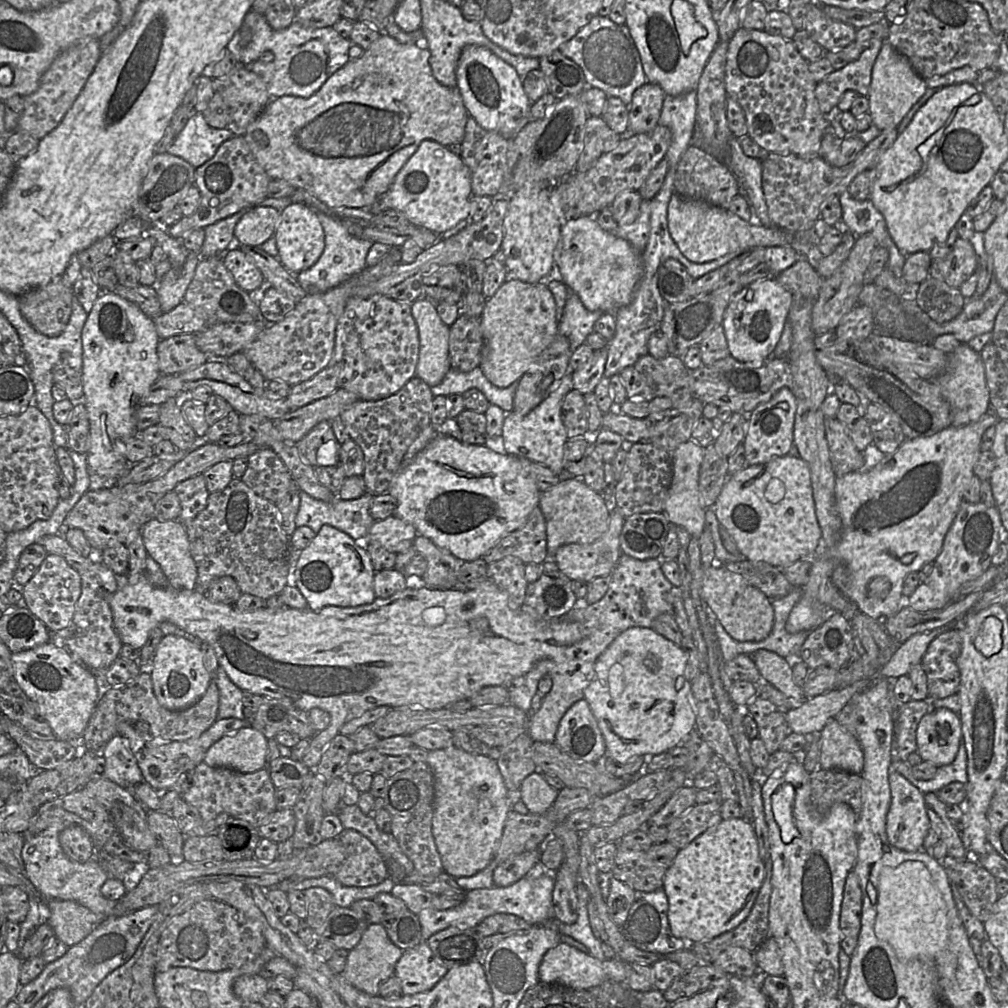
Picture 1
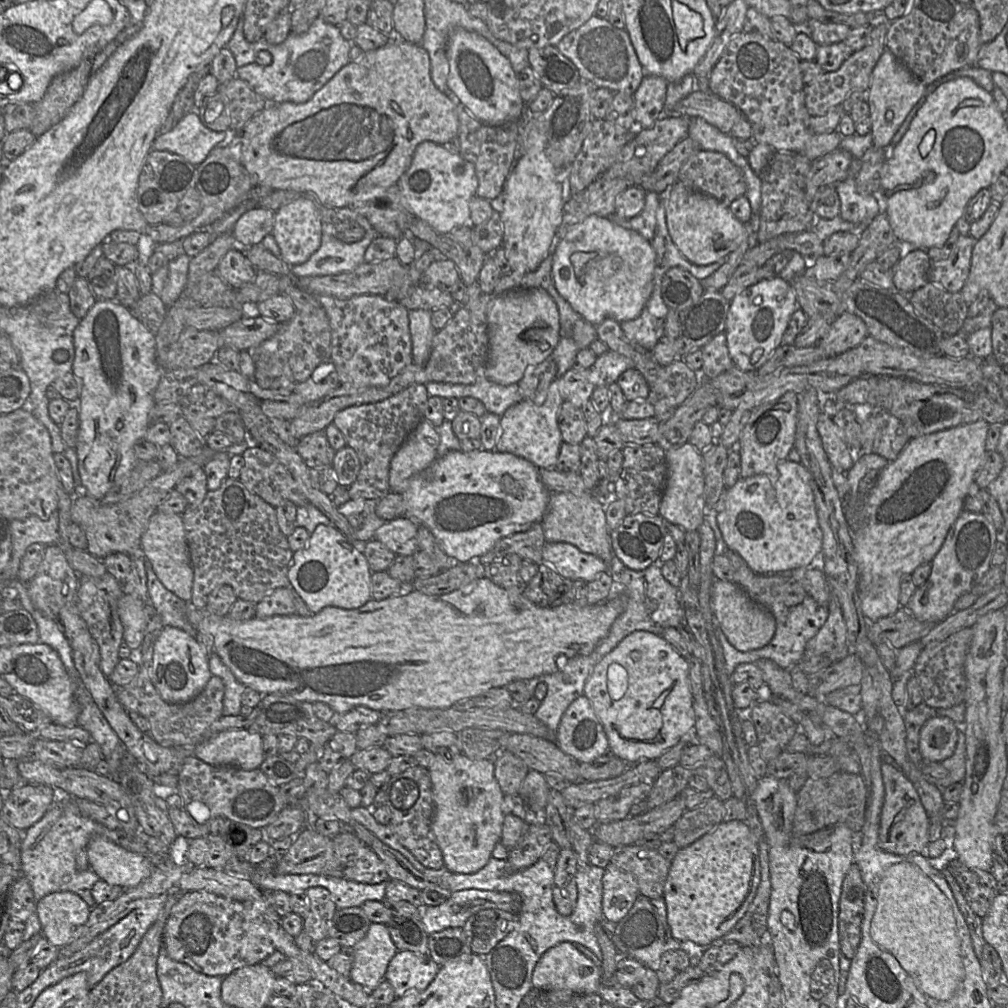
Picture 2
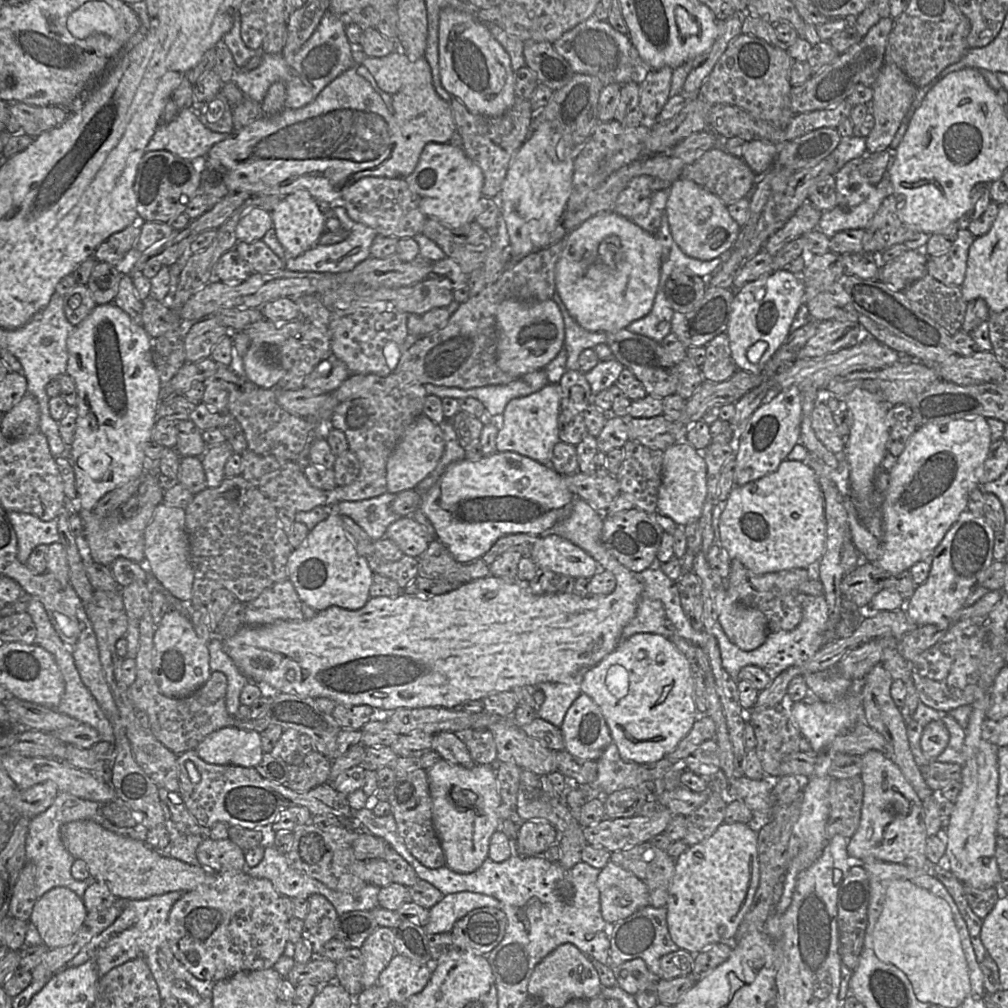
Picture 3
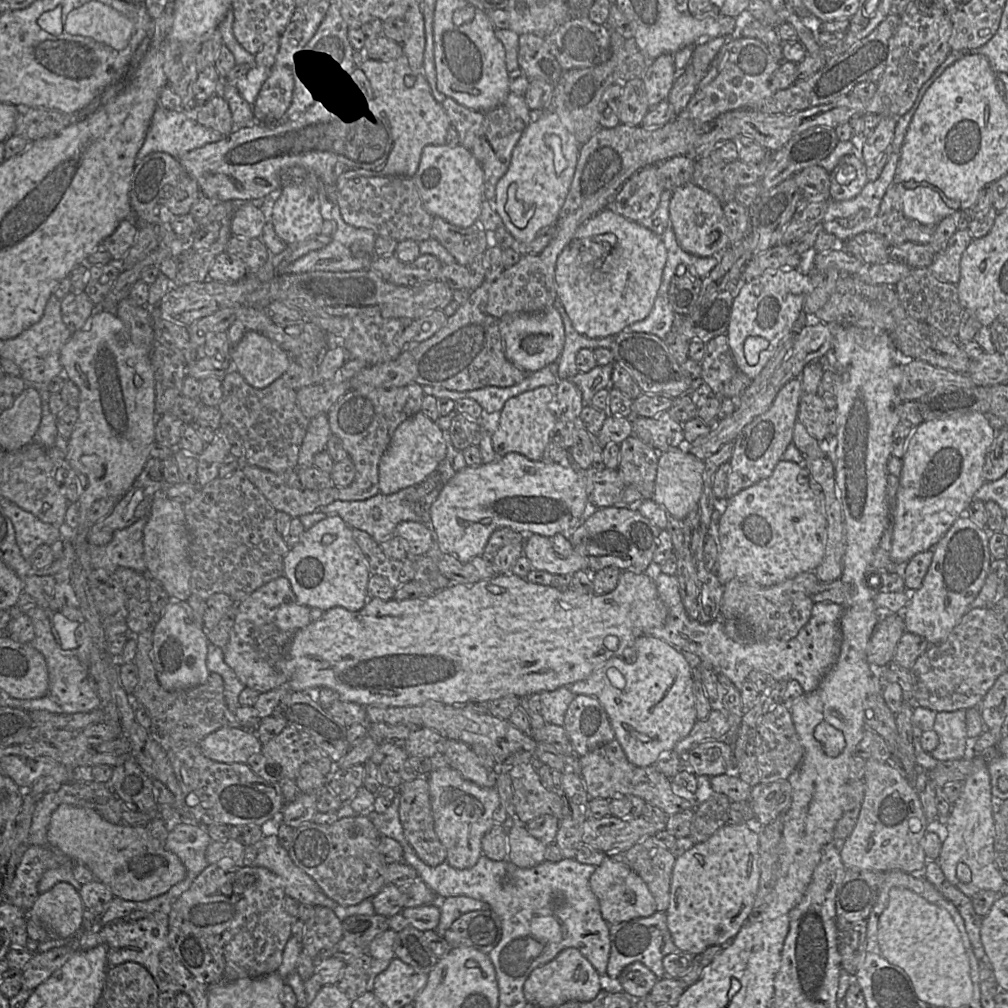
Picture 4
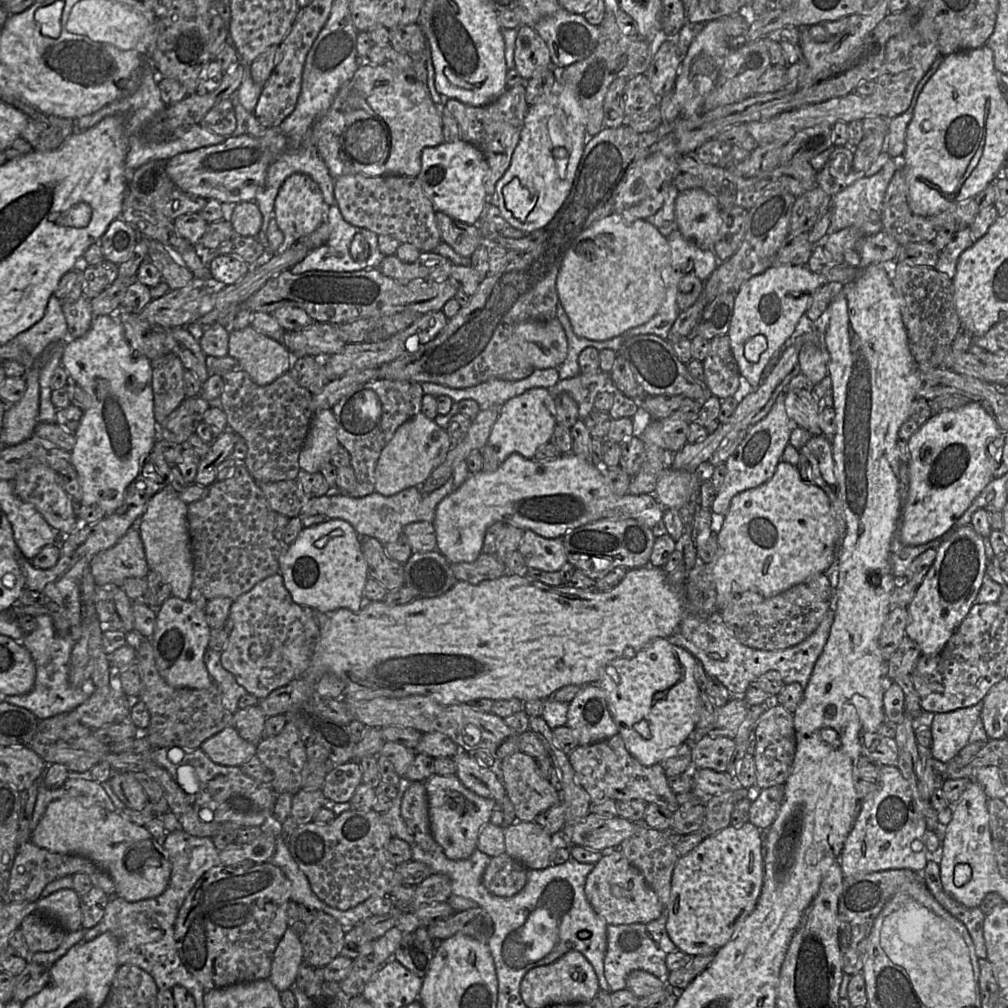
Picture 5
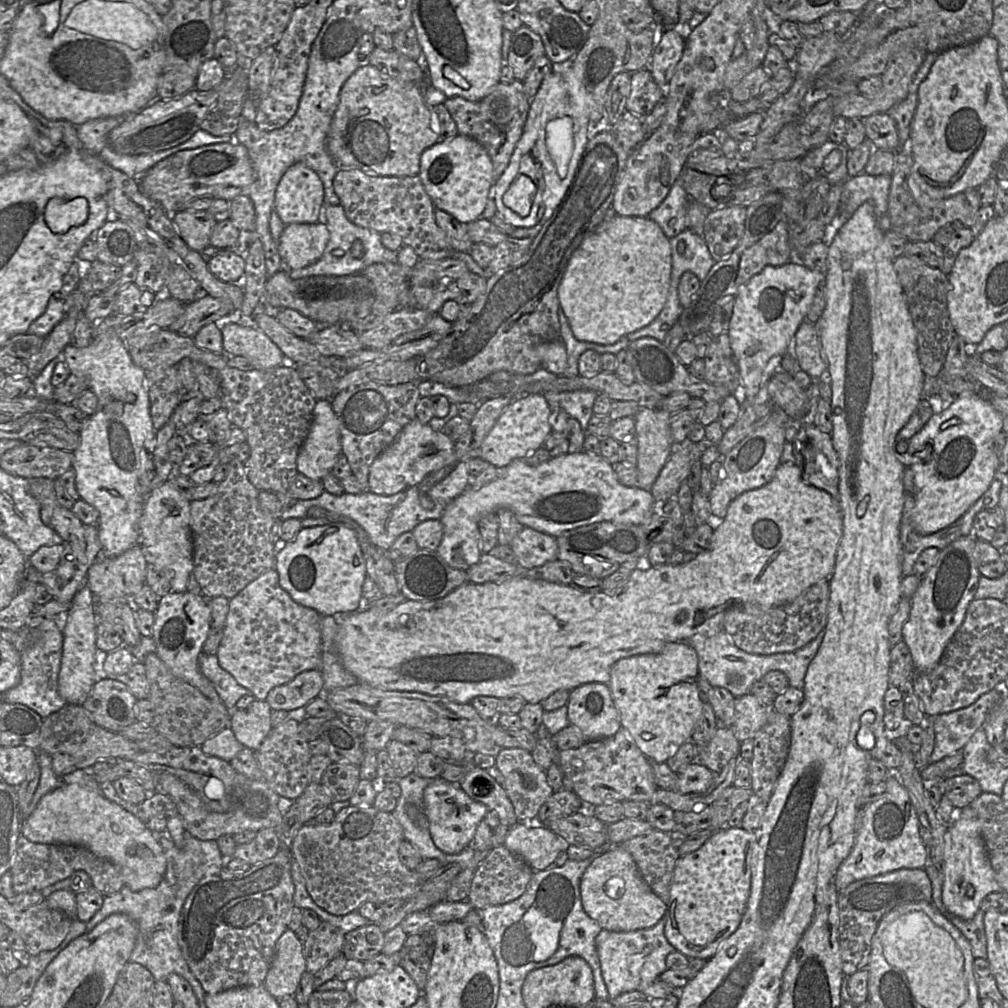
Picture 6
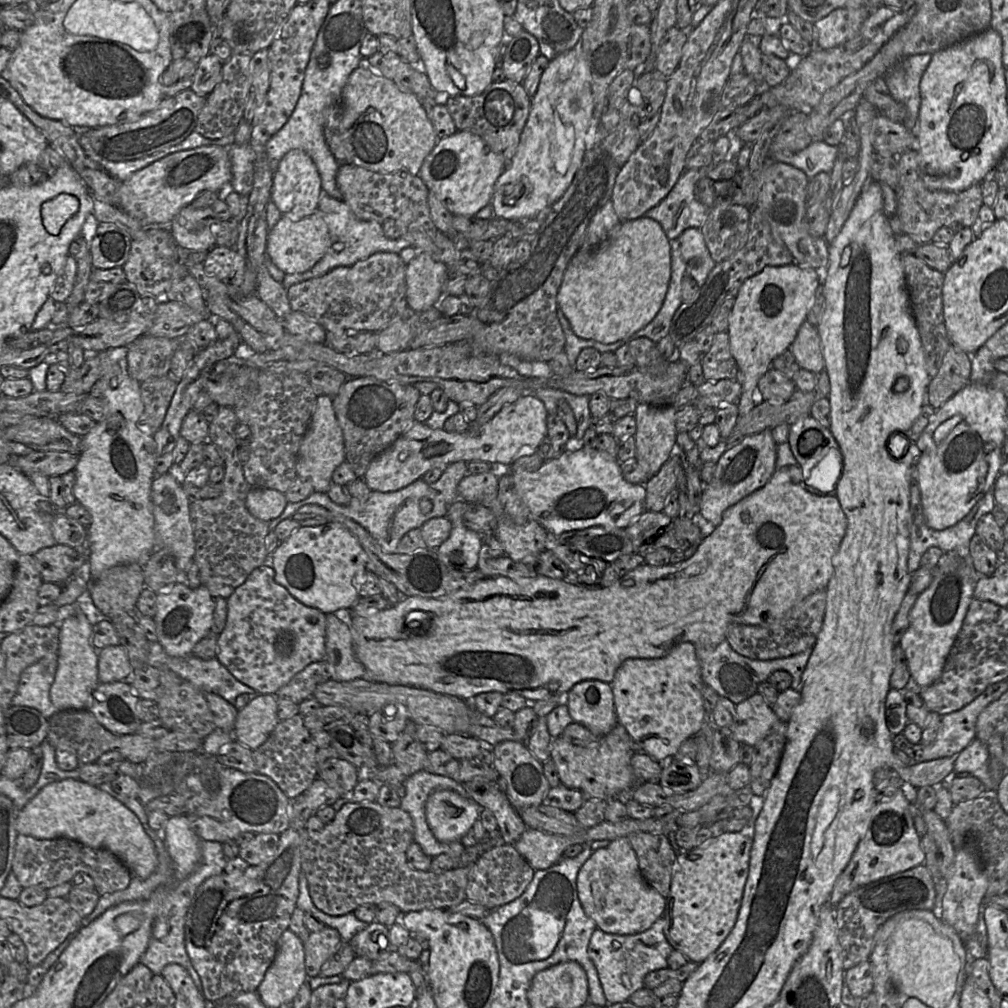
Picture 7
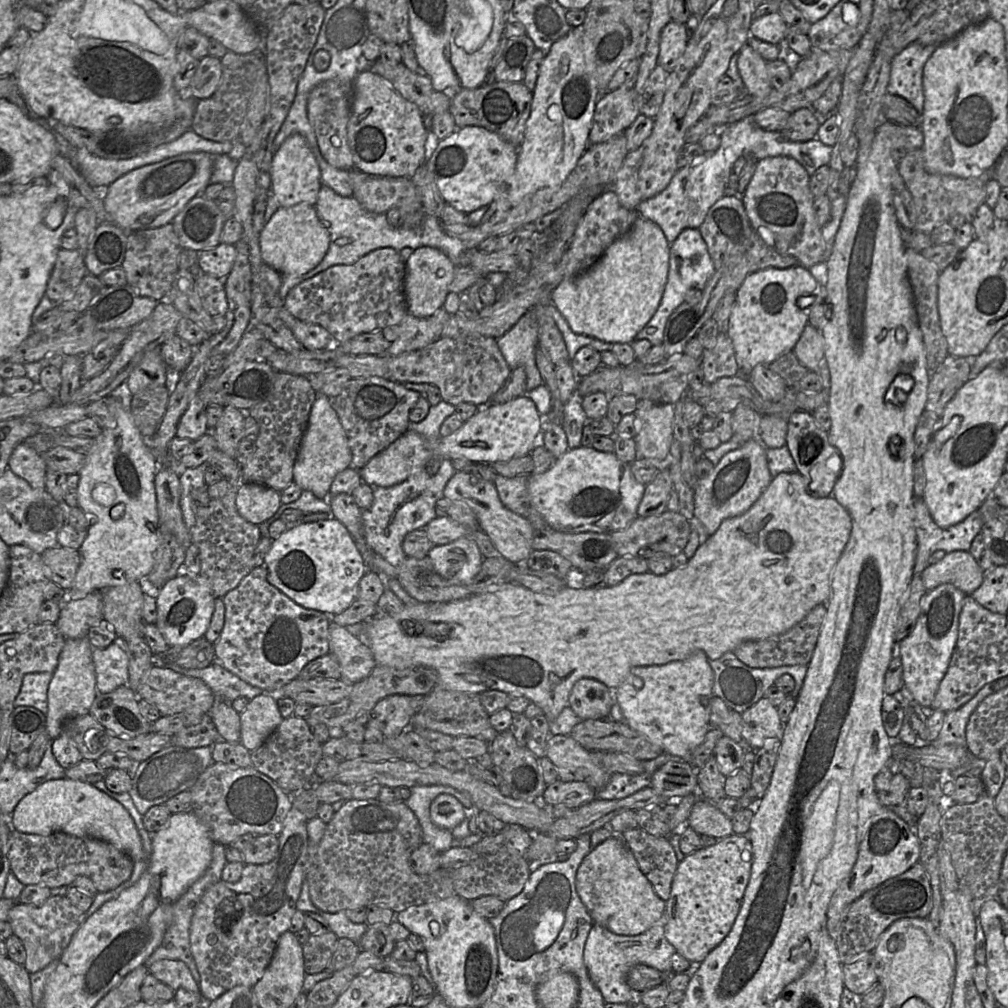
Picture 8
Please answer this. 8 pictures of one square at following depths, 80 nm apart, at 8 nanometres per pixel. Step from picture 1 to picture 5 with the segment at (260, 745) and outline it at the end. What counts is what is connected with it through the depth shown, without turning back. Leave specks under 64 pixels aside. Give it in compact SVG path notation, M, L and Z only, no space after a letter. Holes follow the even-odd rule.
M227 727L204 741L202 751L221 766L242 766L256 754L257 745L240 737L234 727Z

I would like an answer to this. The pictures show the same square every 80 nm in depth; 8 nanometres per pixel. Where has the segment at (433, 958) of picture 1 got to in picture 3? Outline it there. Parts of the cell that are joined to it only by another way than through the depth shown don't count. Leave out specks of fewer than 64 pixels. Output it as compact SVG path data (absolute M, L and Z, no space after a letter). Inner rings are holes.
M396 953L380 974L376 985L388 991L392 1004L403 1005L411 996L423 991L433 970L434 963L417 963Z

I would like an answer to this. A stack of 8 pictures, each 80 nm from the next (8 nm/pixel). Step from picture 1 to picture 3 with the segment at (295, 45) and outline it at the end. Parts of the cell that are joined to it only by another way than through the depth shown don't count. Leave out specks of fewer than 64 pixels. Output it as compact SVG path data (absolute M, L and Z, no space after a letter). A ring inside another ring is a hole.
M327 10L314 33L303 46L292 57L284 57L281 53L265 54L261 48L257 50L248 48L241 38L241 19L238 13L231 30L221 41L221 44L232 53L236 64L231 82L245 97L259 103L263 101L273 83L282 82L286 87L285 108L301 108L312 102L329 83L355 64L352 58L353 47L346 36L345 27L346 25ZM255 56L261 57L259 66L250 71L243 70L242 67Z

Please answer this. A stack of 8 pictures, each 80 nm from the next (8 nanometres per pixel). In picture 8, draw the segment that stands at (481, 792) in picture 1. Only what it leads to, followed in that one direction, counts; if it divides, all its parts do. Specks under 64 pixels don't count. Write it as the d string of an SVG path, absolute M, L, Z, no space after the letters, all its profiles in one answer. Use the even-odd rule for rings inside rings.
M439 794L430 805L431 821L438 827L452 831L468 814L460 801L450 794Z

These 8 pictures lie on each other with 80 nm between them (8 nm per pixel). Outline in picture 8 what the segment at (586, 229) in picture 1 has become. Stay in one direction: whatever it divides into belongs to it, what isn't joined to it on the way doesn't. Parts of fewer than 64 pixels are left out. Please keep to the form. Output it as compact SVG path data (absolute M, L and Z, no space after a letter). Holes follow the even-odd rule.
M639 216L630 230L617 238L586 271L564 279L552 292L551 302L576 334L609 343L632 343L655 314L668 279L670 245L661 228Z

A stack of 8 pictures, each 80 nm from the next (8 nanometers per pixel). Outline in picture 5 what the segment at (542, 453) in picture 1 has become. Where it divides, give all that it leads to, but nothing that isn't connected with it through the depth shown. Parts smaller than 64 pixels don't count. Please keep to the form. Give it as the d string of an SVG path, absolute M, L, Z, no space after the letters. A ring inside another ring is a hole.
M530 389L501 406L486 445L493 450L499 464L513 453L518 453L526 459L533 459L538 448L550 441L555 426L555 404L551 390Z

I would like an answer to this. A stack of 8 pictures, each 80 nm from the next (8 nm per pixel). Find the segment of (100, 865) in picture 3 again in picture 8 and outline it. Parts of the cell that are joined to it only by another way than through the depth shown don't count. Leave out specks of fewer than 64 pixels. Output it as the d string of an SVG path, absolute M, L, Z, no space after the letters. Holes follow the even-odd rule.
M70 779L50 780L26 795L11 814L12 829L48 836L62 832L75 837L89 837L107 842L133 861L146 860L142 840L128 811L94 785Z

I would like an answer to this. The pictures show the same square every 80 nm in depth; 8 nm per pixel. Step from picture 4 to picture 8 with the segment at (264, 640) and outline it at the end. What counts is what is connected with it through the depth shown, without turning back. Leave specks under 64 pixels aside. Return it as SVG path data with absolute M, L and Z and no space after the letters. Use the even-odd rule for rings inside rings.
M265 565L254 567L239 585L223 598L225 623L220 638L214 644L216 658L225 669L243 681L266 692L274 692L298 678L311 661L330 653L330 619L324 612L307 609L294 602L268 581Z

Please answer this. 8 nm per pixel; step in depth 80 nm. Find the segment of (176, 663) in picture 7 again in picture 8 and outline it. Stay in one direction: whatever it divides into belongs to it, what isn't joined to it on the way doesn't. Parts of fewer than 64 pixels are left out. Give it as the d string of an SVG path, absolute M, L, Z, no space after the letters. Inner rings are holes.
M212 663L202 669L183 669L176 664L165 664L166 667L175 672L196 677L204 681L215 695L215 700L222 699L228 703L232 703L239 697L246 697L249 700L268 693L258 687L243 681L235 674L231 673L219 663Z

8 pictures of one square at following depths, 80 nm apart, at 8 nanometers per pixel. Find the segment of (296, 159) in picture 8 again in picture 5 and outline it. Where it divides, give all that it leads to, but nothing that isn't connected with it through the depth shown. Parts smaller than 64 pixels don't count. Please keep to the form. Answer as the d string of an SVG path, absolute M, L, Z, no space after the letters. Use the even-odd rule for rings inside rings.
M294 173L281 185L274 205L276 223L285 236L285 245L312 233L322 221L323 195L308 175Z

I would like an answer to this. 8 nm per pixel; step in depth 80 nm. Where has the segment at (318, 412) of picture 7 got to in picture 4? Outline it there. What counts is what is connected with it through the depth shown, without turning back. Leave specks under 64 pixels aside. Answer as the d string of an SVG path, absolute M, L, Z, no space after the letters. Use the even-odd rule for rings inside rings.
M319 414L310 419L298 456L298 468L314 466L315 455L326 449L331 434L327 414Z

